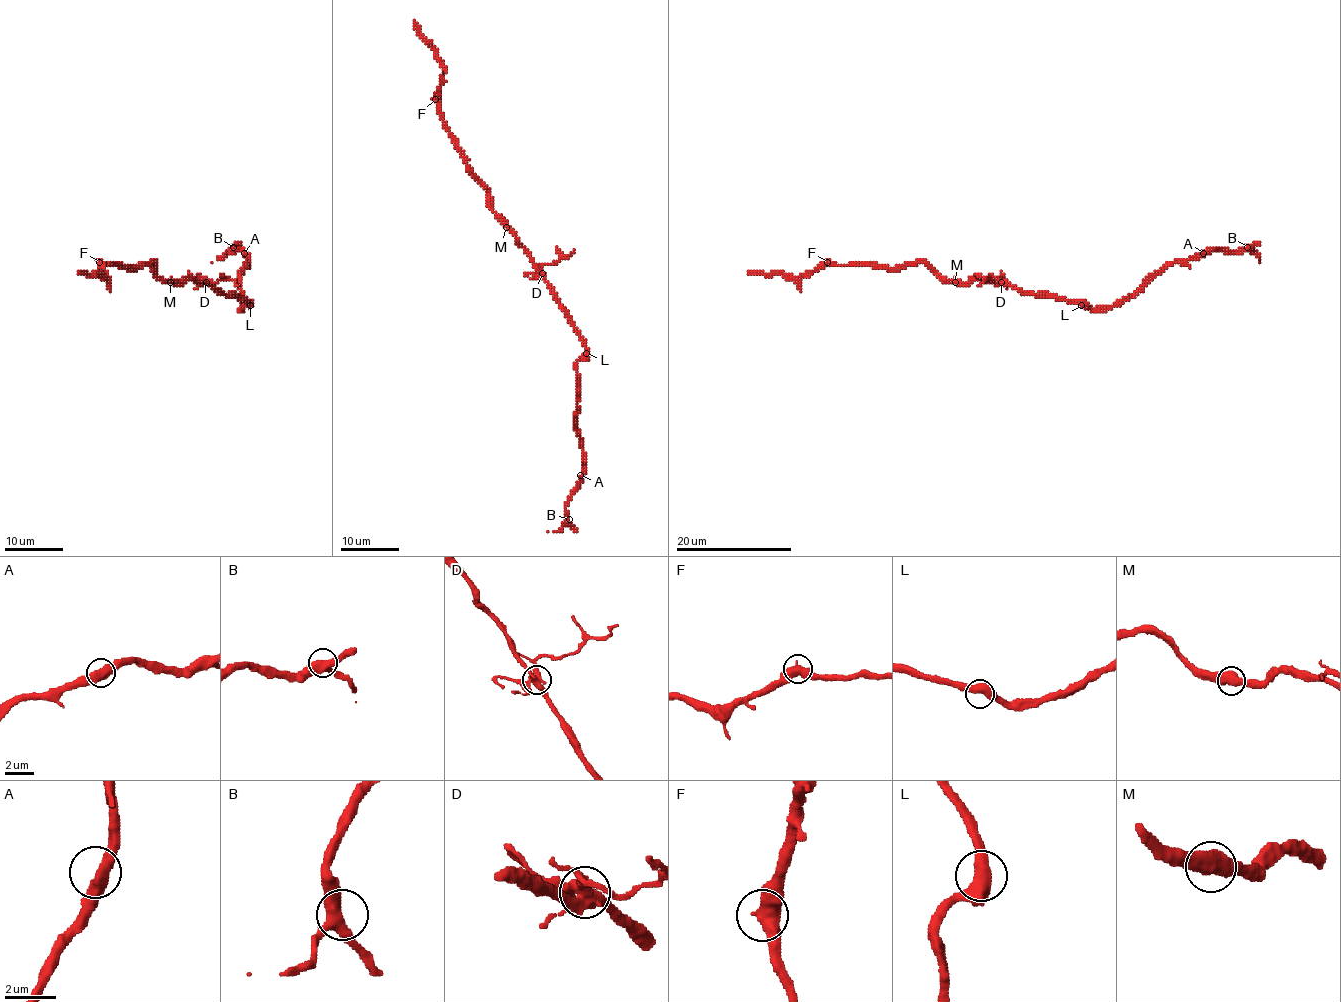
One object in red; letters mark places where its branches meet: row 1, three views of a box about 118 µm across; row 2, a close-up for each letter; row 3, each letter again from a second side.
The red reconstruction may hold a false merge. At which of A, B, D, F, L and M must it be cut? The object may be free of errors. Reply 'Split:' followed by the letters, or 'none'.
Split: D

